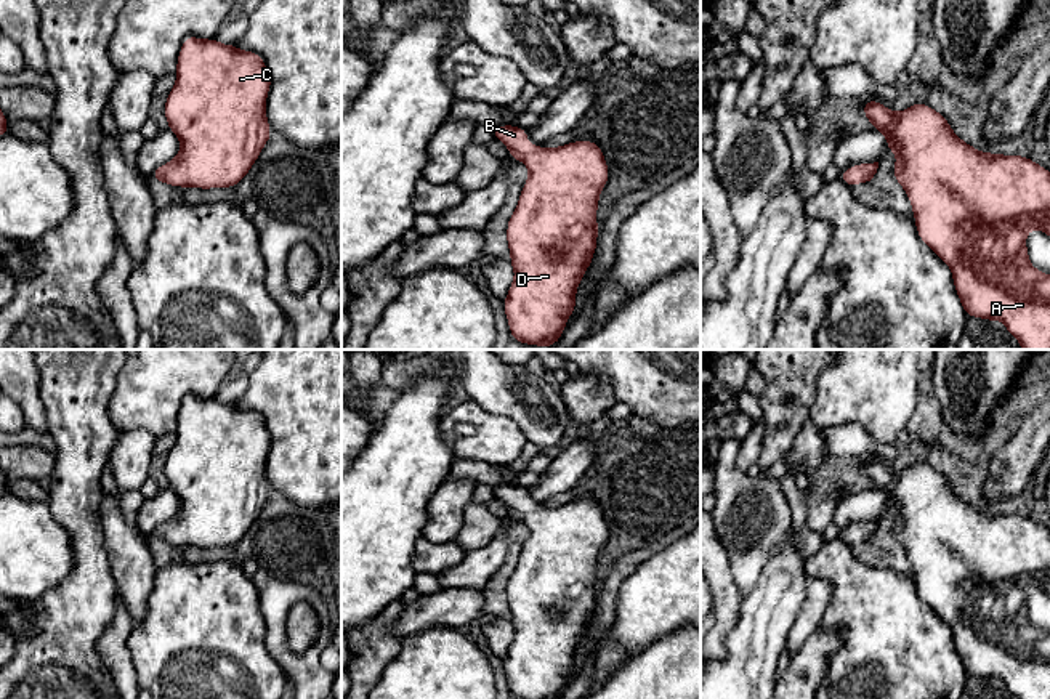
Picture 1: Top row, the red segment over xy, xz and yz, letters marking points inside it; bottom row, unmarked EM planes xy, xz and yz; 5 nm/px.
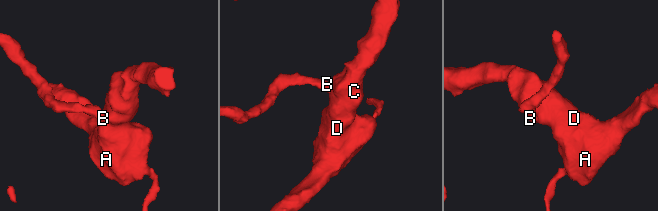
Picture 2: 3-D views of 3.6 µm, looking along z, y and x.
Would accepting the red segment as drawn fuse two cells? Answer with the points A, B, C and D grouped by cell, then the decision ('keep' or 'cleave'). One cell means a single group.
A B C D; keep

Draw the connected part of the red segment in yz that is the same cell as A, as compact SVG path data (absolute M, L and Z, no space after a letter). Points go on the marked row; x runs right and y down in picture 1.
M869 99L862 114L874 130L886 136L886 152L898 156L893 176L911 200L917 234L951 268L965 314L1002 321L1023 350L1050 350L1050 289L1042 285L1050 273L1042 273L1029 263L1026 247L1031 229L1040 229L1050 236L1050 172L1029 157L979 152L954 133L941 112L923 103L896 112Z

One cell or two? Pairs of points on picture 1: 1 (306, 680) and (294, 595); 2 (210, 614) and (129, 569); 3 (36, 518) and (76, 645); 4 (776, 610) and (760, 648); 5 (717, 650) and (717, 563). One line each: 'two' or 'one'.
1: one
2: two
3: two
4: one
5: one

